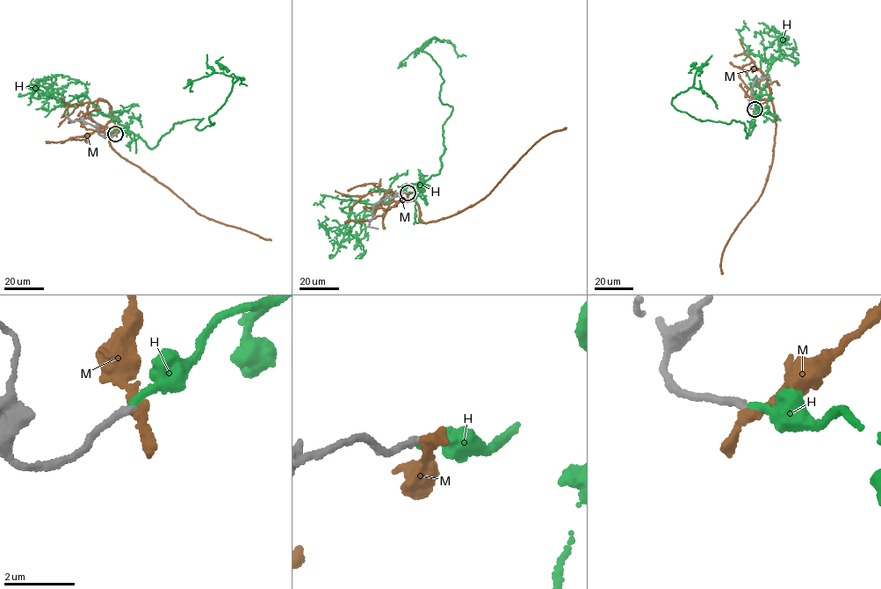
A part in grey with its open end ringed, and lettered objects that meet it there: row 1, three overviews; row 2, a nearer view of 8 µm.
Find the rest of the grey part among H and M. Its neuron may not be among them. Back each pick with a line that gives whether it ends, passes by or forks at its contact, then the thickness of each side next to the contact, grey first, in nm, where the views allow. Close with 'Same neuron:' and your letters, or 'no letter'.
H: it ends | 190/190 nm
Same neuron: H

